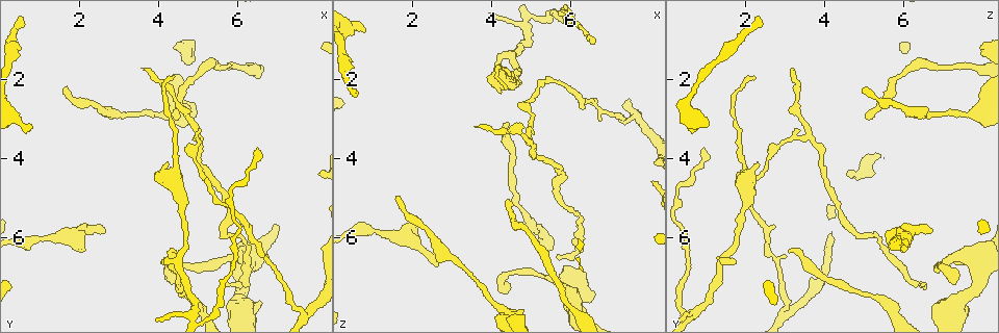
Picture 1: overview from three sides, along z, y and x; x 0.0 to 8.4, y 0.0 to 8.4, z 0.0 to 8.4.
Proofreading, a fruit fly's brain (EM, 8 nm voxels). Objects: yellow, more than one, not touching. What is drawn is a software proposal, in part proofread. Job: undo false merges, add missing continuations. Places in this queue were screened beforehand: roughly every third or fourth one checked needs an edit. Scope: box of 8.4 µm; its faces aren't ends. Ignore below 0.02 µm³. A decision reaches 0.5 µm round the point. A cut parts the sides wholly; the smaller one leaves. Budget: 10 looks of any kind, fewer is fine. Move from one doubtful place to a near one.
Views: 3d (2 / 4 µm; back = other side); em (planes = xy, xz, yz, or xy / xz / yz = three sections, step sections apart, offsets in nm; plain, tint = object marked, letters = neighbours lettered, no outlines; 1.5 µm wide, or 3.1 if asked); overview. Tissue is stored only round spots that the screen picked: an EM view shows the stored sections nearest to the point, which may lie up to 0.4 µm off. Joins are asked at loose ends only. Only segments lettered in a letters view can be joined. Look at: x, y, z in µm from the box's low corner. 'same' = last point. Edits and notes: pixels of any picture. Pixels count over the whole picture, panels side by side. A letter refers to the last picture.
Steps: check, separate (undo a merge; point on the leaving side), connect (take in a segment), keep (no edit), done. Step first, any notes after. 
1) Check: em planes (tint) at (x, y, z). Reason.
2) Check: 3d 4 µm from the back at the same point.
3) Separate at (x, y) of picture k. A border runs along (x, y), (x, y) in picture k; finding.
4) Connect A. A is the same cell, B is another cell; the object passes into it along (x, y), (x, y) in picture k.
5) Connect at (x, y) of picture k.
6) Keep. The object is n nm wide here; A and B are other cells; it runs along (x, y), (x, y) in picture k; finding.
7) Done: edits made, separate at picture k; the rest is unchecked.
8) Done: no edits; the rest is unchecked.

Check: 3d 2 µm at (0.90, 6.05, 5.80). Sudden change in width.

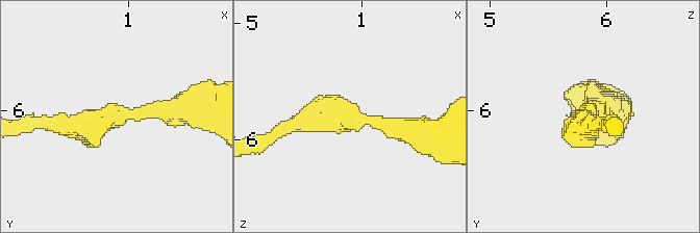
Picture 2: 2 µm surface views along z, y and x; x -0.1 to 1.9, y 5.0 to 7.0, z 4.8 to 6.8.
Check: em xy step 4 (tint) at (0.88, 6.02, 5.82).

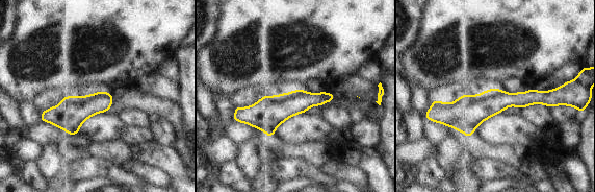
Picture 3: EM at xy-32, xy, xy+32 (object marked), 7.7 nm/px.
Check: em planes (letters) at the same point.

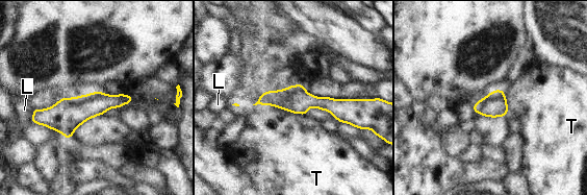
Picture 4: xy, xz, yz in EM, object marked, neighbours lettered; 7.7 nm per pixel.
Keep. The object is 180 nm wide here; L and T are other cells; a border runs along (253, 104), (272, 104), (306, 115) in picture 4; continuous, no second cell.

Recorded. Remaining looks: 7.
Check: em yz step 8 (tint) at (2.60, 5.95, 6.65).

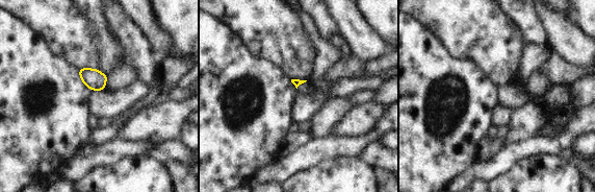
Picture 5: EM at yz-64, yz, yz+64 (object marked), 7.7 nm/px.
Check: em planes (letters) at the same point.

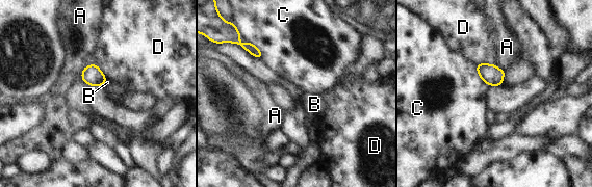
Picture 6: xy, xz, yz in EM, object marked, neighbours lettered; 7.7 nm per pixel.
Keep. A, B, C and D are other cells; none of them fits.

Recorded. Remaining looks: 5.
Check: em xy step 8 (plain) at (4.95, 3.50, 3.55). Two arms in line, one across.

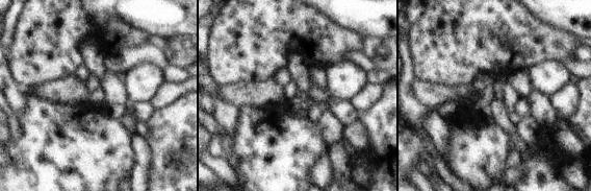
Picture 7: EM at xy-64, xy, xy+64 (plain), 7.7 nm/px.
Check: em xy step 8 (tint) at the same point.

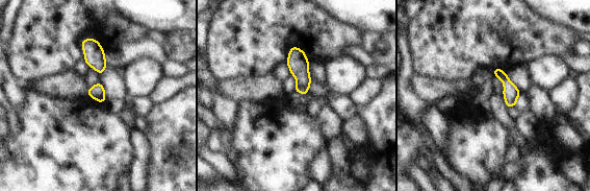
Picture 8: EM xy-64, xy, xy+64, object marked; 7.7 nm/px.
Check: em xy step 8 (letters) at the same point. What lies round it.

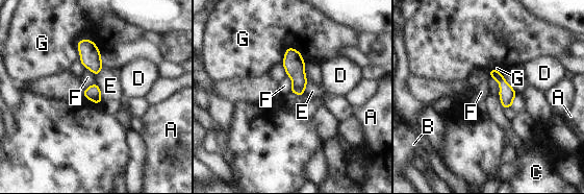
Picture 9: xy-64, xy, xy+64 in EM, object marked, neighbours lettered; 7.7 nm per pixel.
Separate at (294, 64) of picture 9. The longest contact is with G, 160 nm; A, B, C, D, E, F and G are other cells; a border runs along (293, 83), (302, 91), (303, 95) in picture 9; a second cell is stuck on.

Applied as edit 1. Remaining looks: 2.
Done: edits made, separate at picture 9; the rest is unchecked.

